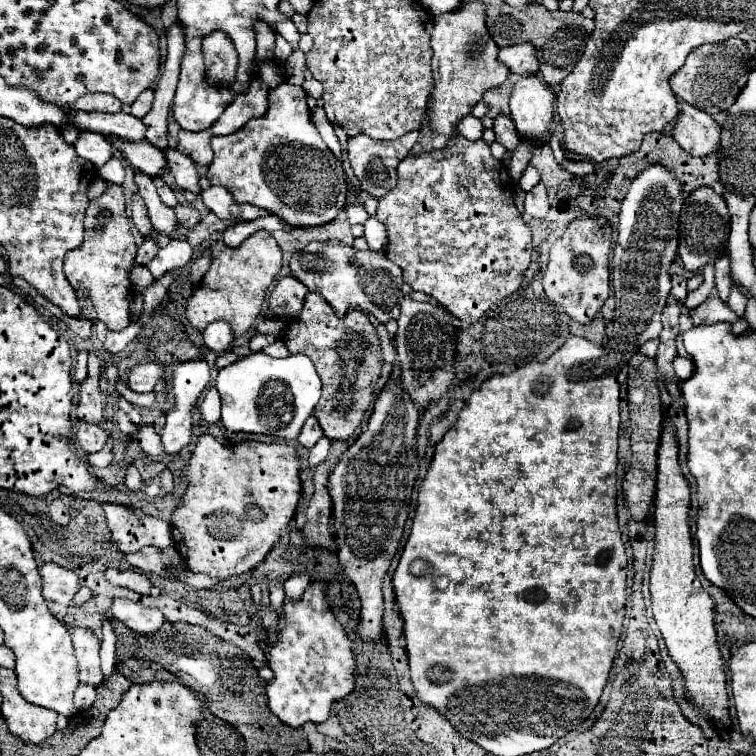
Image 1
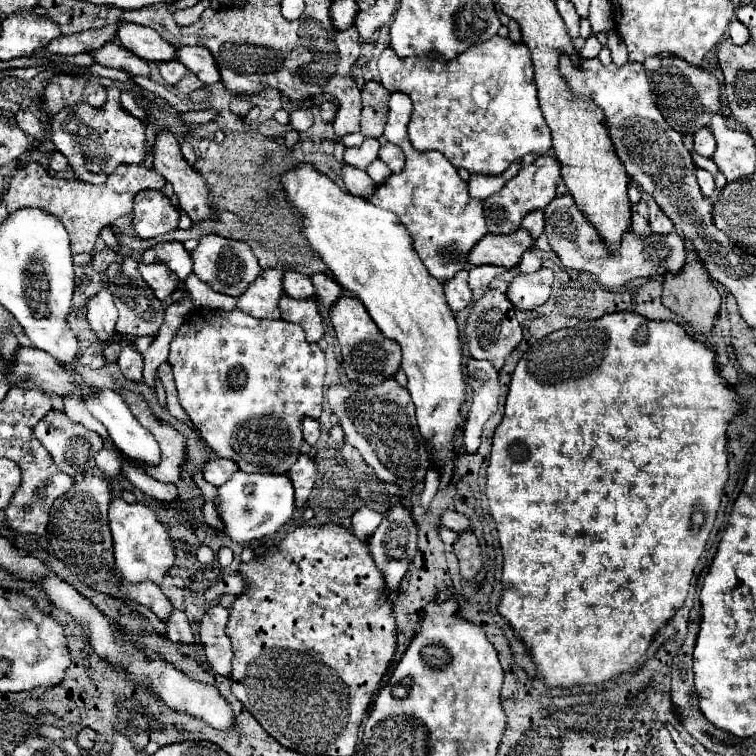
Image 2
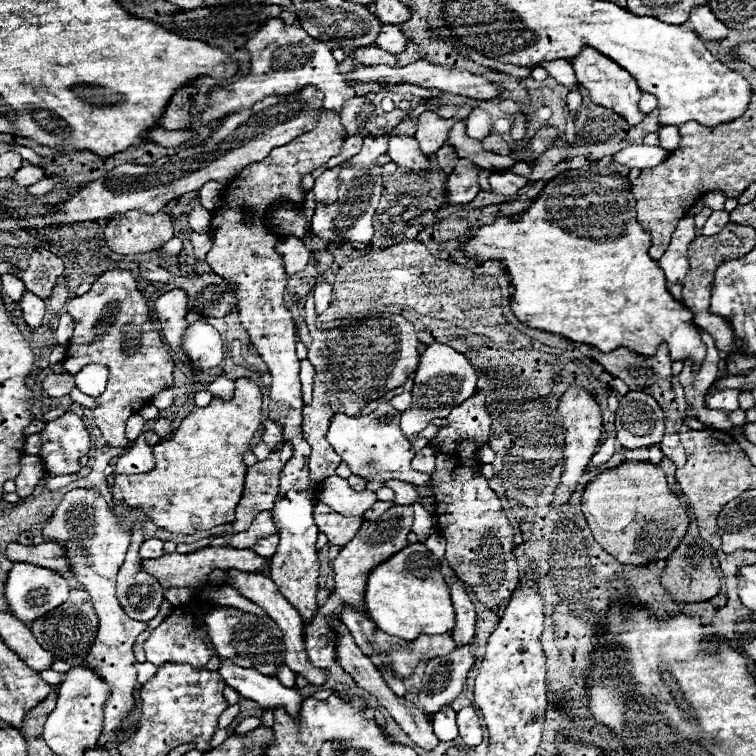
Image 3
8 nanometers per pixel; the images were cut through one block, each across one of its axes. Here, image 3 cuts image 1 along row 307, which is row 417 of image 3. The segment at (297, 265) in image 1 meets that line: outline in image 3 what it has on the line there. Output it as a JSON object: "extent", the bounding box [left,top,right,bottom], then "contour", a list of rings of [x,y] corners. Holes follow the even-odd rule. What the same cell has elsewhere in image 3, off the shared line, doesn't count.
{"extent":[328,402,432,486],"contour":[[[380,402],[380,406],[368,416],[334,414],[330,420],[328,442],[356,476],[376,482],[402,480],[414,486],[432,486],[428,474],[420,474],[410,468],[414,450],[412,444],[406,440],[406,436],[400,432],[400,412],[392,408],[390,402]]]}

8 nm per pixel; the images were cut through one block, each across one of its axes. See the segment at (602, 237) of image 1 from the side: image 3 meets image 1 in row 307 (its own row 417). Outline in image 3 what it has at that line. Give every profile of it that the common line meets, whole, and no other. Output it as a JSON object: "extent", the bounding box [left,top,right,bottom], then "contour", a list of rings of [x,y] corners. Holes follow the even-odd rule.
{"extent":[550,386,602,510],"contour":[[[568,386],[566,394],[562,394],[562,398],[558,400],[558,414],[562,416],[562,428],[564,428],[564,472],[560,476],[560,484],[554,490],[554,498],[550,504],[552,510],[560,510],[566,502],[570,502],[602,436],[602,410],[598,406],[596,396],[592,396],[584,388]]]}

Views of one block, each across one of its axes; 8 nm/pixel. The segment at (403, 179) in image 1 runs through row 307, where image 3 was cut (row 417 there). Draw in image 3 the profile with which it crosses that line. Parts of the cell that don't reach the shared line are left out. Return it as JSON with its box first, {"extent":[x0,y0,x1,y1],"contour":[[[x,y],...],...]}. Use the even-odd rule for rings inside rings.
{"extent":[428,394,520,608],"contour":[[[474,394],[466,402],[462,402],[458,408],[454,408],[446,416],[448,424],[438,428],[438,434],[428,440],[428,448],[434,450],[436,454],[436,470],[432,474],[432,488],[434,488],[434,500],[436,500],[436,524],[438,532],[446,538],[446,562],[450,564],[452,570],[456,570],[458,578],[462,578],[476,598],[486,606],[486,608],[496,608],[500,606],[502,600],[510,598],[512,592],[518,586],[520,572],[516,566],[516,558],[512,554],[512,524],[506,518],[506,512],[502,510],[500,498],[494,494],[492,488],[488,488],[488,478],[480,472],[482,462],[476,456],[476,450],[486,446],[490,442],[490,428],[492,428],[492,418],[486,410],[486,398],[484,394]]]}

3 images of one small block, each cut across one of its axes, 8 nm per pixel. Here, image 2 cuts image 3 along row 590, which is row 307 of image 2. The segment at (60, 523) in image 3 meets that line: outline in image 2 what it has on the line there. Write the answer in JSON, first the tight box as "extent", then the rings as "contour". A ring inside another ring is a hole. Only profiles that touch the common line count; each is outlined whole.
{"extent":[86,288,118,356],"contour":[[[102,288],[100,294],[96,294],[88,306],[86,306],[88,314],[88,322],[92,326],[92,330],[96,332],[97,342],[99,346],[89,347],[89,354],[98,354],[103,356],[103,350],[108,344],[108,340],[114,336],[114,326],[116,326],[116,320],[118,320],[118,312],[116,312],[116,306],[114,306],[114,300],[112,300],[112,294],[108,288]]]}

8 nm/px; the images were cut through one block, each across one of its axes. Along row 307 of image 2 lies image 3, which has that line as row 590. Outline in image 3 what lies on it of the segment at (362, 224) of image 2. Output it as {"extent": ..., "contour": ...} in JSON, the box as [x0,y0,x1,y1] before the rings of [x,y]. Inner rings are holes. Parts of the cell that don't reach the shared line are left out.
{"extent":[364,542,454,640],"contour":[[[420,542],[408,544],[370,572],[364,602],[378,630],[402,640],[420,634],[446,634],[454,628],[454,608],[440,572],[440,560]]]}

